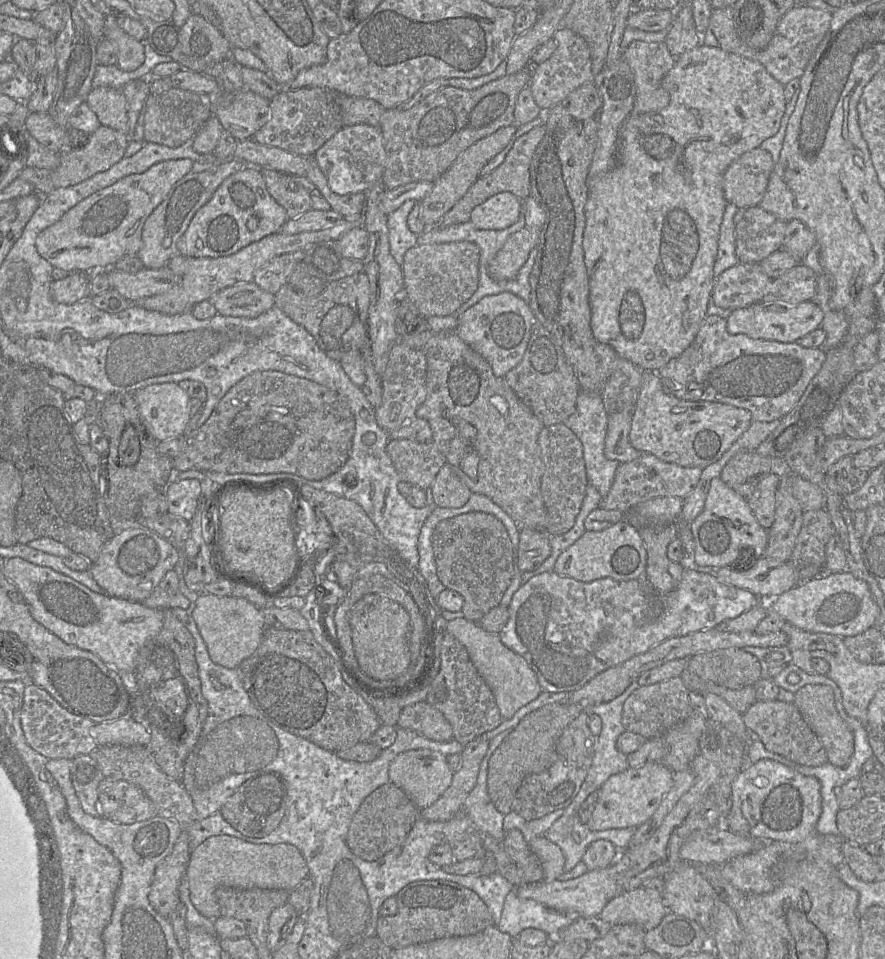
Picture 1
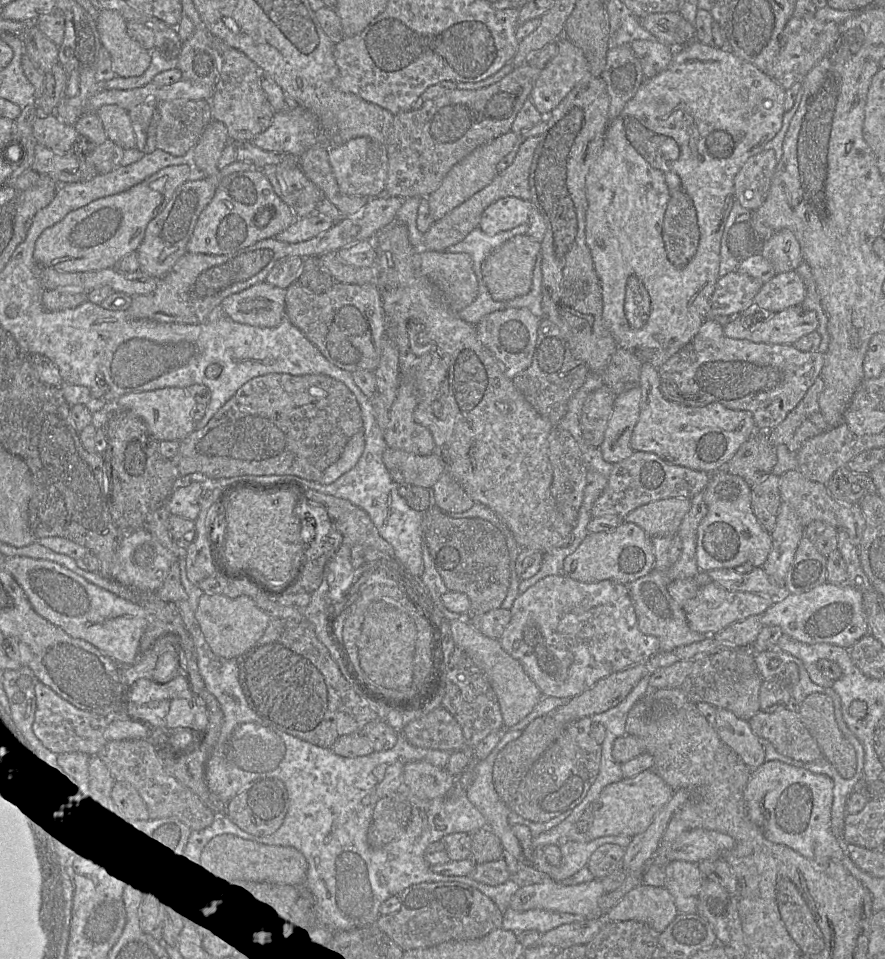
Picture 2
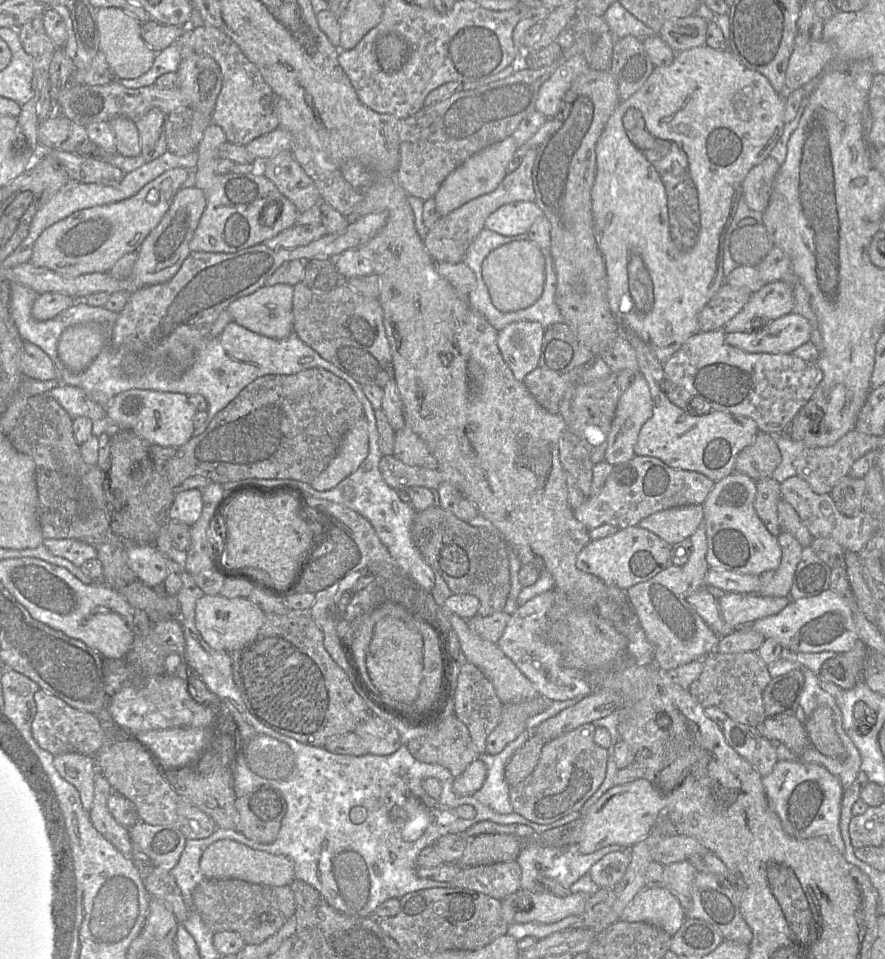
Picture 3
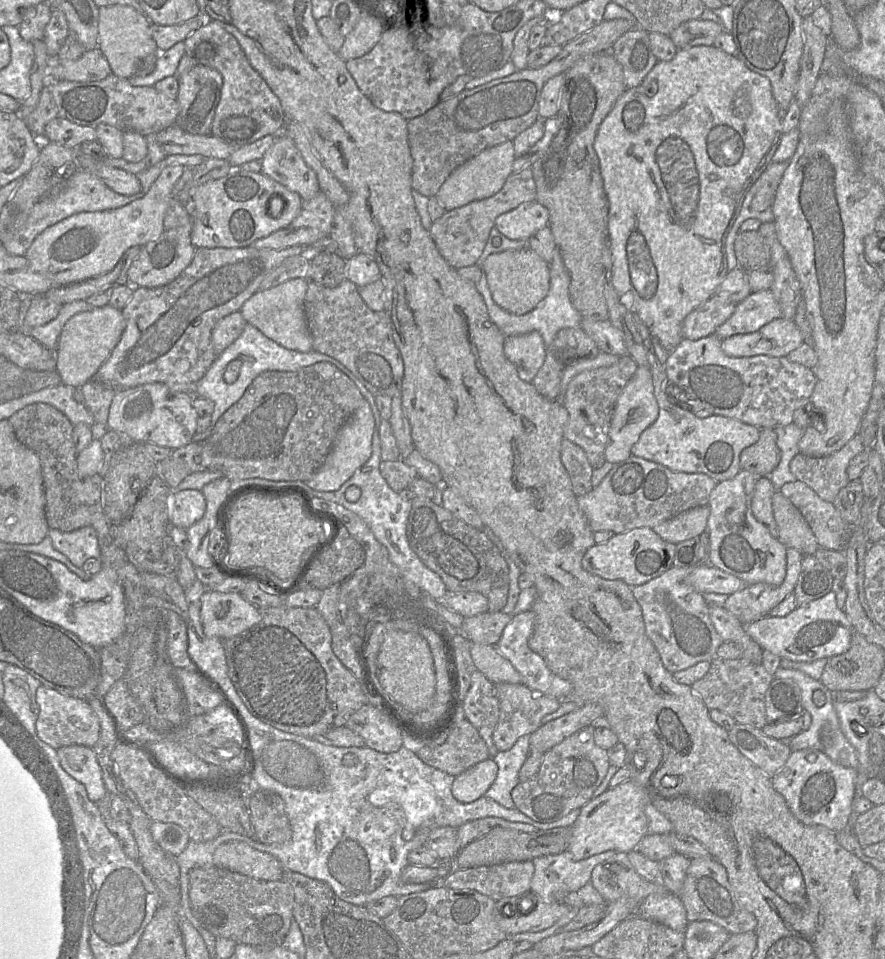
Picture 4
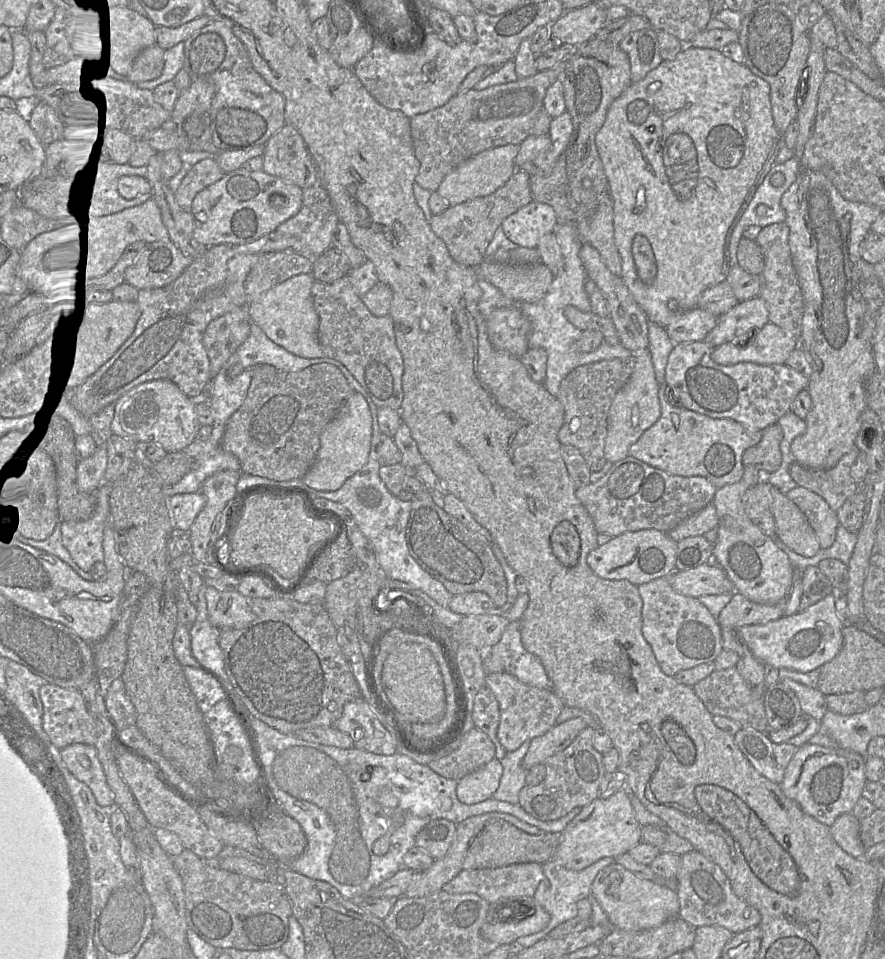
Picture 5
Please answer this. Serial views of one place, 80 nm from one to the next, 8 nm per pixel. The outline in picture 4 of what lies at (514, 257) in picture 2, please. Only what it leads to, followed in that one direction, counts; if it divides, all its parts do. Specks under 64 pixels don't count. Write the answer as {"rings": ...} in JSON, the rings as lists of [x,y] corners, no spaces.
{"rings":[[[529,247],[490,254],[482,269],[494,302],[512,314],[524,314],[534,309],[547,295],[550,286],[549,264]]]}

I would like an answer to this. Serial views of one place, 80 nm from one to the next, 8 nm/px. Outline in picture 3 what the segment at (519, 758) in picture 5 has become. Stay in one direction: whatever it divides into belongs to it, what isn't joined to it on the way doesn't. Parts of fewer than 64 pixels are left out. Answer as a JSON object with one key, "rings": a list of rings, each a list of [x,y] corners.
{"rings":[[[525,730],[500,753],[479,755],[479,759],[487,766],[487,776],[483,786],[474,793],[475,799],[500,814],[514,812],[509,794],[511,787],[505,780],[505,766],[512,755],[524,745],[532,734],[533,731]]]}

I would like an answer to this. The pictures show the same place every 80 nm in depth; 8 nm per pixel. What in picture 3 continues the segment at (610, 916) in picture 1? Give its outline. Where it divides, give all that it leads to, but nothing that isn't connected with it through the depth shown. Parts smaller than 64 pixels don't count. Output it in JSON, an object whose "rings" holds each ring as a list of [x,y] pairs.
{"rings":[[[645,887],[620,916],[622,921],[654,925],[671,936],[679,930],[685,918],[686,911],[666,887]]]}

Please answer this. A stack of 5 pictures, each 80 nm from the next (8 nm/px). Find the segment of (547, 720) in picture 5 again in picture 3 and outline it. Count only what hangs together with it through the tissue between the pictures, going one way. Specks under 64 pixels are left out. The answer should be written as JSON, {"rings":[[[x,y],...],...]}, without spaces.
{"rings":[[[538,694],[529,701],[503,704],[500,722],[487,737],[486,753],[490,755],[500,753],[526,730],[529,718],[546,710],[552,702]]]}

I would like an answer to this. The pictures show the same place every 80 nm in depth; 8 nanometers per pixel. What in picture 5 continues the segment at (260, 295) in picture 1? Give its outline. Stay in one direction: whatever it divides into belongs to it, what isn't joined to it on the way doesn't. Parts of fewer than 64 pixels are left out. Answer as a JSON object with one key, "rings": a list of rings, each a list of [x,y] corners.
{"rings":[[[311,273],[295,275],[274,286],[259,299],[247,304],[251,321],[277,345],[302,358],[326,356],[318,340],[319,316],[311,293],[316,280]]]}

